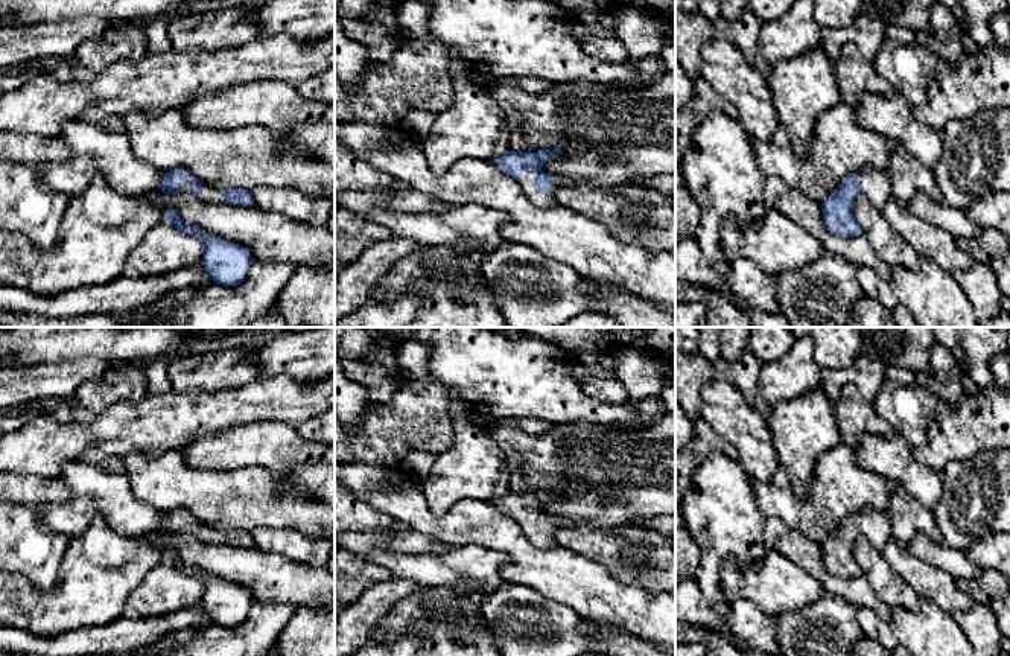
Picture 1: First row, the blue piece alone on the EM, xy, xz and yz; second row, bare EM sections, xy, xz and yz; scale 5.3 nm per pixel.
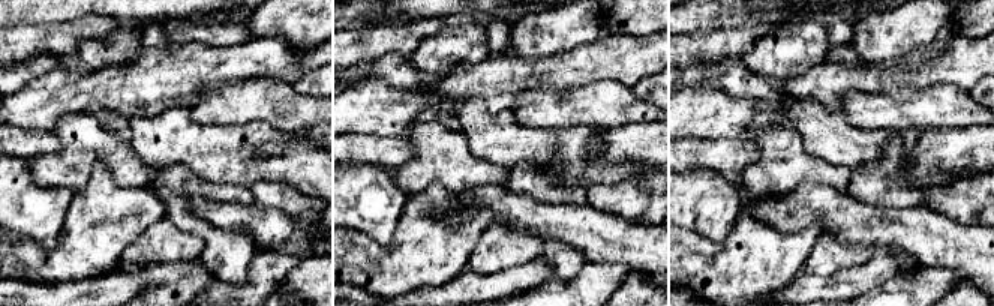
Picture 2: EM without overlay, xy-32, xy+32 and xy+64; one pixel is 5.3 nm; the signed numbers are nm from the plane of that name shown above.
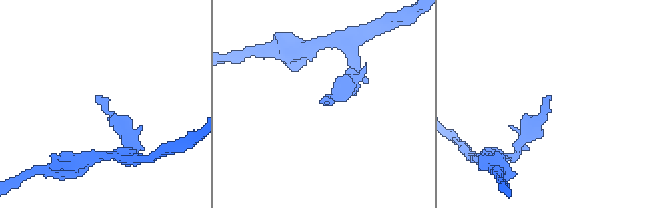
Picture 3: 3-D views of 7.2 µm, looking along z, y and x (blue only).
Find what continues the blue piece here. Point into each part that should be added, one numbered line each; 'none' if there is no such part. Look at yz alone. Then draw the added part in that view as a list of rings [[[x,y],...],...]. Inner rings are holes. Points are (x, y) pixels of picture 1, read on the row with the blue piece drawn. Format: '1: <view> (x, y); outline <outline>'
1: yz (878, 180); outline [[[864,167],[856,174],[859,181],[859,192],[865,187],[872,189],[872,193],[867,196],[873,207],[882,209],[884,204],[891,199],[891,177],[885,169]]]

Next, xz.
1: xz (545, 200); outline [[[525,170],[522,175],[522,180],[519,181],[523,193],[528,196],[528,199],[540,207],[540,209],[551,209],[557,207],[555,202],[555,193],[560,187],[572,187],[576,183],[566,177],[555,177],[557,183],[554,184],[551,192],[537,192],[535,186],[532,183],[532,170]]]

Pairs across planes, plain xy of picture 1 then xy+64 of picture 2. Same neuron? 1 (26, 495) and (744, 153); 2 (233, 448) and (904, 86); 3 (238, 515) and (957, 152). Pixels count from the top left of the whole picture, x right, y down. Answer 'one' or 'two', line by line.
1: one
2: two
3: two

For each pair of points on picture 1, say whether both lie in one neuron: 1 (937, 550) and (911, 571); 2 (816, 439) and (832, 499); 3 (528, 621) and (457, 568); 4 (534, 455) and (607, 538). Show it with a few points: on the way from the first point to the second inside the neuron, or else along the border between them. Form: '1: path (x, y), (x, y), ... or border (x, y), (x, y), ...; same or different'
1: border (905, 547), (922, 560), (945, 571), (954, 580); different
2: border (841, 443), (829, 448), (817, 460), (811, 490); different
3: border (507, 583), (481, 597); different
4: border (577, 522), (627, 524); different

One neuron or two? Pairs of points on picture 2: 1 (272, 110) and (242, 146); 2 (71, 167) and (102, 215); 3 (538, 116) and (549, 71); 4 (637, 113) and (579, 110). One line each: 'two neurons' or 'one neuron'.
1: two neurons
2: two neurons
3: two neurons
4: one neuron

